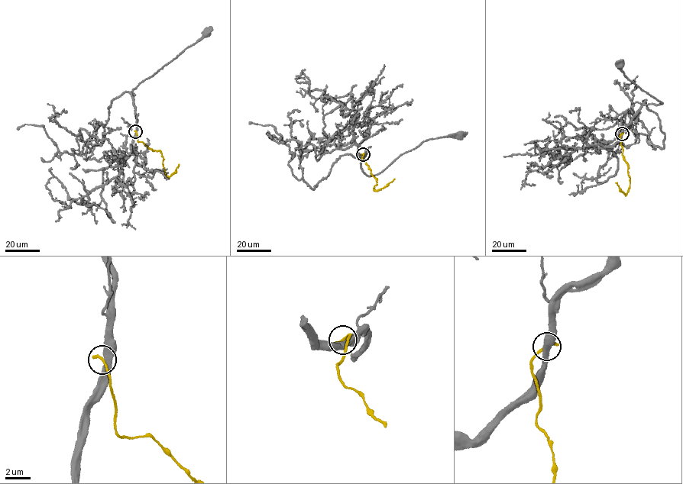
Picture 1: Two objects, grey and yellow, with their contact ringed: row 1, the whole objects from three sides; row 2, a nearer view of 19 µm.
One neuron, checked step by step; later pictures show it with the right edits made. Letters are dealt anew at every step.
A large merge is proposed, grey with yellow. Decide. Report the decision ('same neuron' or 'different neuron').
different neuron

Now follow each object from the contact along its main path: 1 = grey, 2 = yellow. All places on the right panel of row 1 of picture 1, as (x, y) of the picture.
1: (622, 133), (623, 127), (643, 104), (661, 104), (626, 77), (619, 69), (620, 66)
2: (622, 133), (619, 136), (622, 155), (628, 165), (629, 177), (626, 193), (620, 190), (615, 182)

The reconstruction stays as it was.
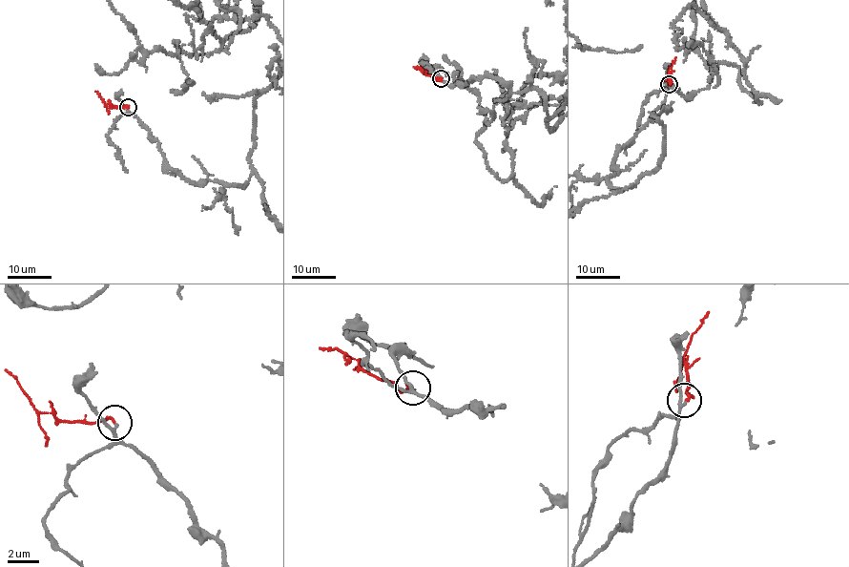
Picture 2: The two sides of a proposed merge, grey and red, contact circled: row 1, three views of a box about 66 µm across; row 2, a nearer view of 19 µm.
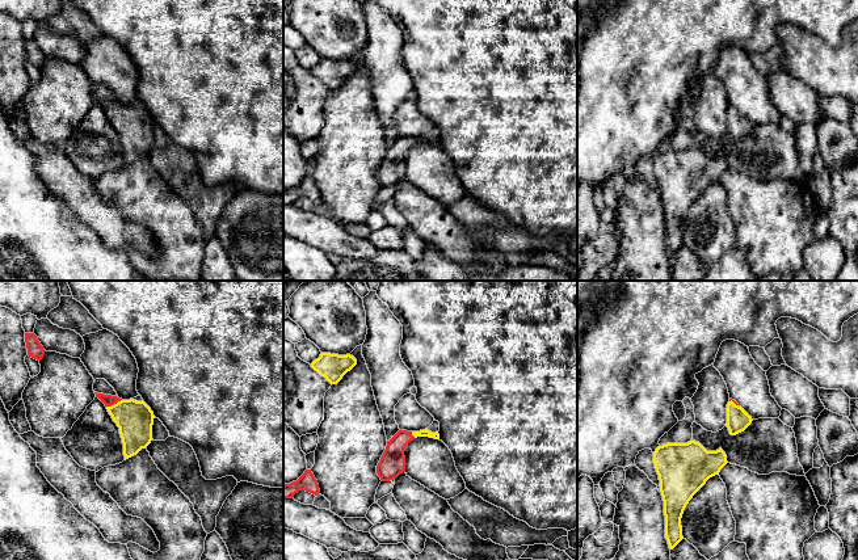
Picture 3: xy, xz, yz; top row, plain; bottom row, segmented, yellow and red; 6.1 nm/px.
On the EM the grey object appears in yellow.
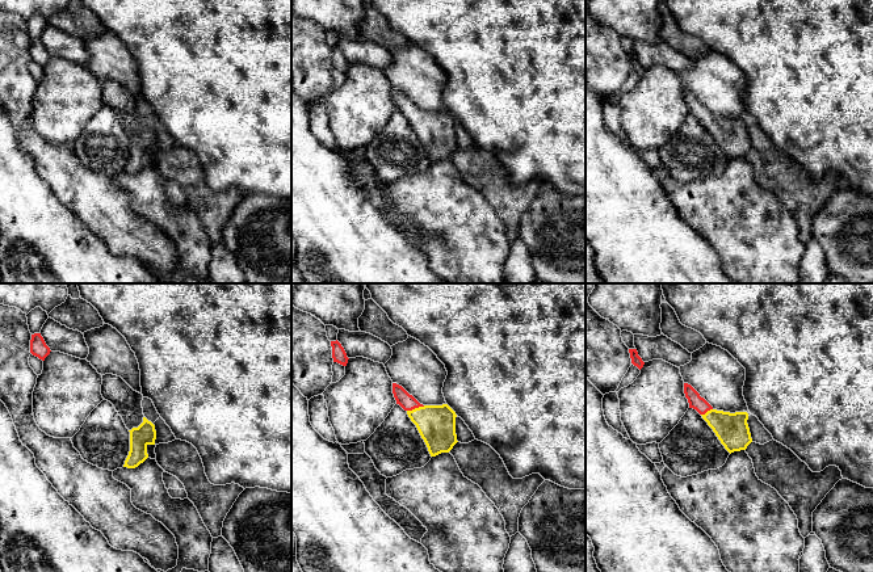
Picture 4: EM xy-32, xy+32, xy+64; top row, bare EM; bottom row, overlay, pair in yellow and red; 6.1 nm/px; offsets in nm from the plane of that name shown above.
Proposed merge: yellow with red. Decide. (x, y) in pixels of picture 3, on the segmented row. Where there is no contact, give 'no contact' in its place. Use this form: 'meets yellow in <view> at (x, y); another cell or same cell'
meets yellow in xy at (114, 404); same cell

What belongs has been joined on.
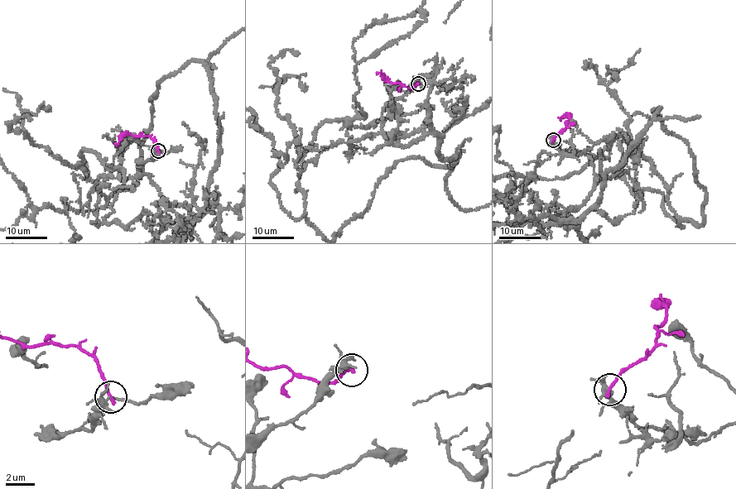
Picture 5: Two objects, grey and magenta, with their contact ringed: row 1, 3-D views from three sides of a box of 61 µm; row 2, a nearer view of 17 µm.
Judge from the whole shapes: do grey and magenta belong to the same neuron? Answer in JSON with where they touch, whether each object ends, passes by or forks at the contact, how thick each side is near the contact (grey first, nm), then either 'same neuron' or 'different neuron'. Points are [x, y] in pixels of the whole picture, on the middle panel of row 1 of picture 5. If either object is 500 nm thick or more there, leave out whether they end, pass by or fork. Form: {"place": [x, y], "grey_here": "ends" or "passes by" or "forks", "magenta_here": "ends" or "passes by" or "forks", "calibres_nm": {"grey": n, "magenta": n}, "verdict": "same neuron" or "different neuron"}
{"place": [418, 83], "grey_here": "forks", "magenta_here": "ends", "calibres_nm": {"grey": 280, "magenta": 280}, "verdict": "different neuron"}

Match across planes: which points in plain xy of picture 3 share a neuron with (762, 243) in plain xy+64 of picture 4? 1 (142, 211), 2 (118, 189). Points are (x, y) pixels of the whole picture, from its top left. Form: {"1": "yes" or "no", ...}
{"1": "yes", "2": "yes"}

